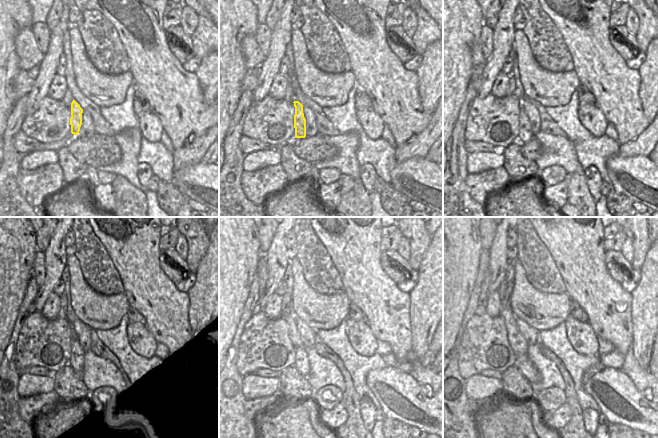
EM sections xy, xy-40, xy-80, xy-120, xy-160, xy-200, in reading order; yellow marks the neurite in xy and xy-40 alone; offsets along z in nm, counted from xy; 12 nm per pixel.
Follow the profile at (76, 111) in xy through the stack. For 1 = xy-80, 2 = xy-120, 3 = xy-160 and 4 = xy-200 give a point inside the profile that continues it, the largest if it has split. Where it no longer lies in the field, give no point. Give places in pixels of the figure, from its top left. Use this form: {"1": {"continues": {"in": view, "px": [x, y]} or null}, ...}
{"1": {"continues": {"in": "xy-80", "px": [525, 134]}}, "2": {"continues": {"in": "xy-120", "px": [77, 354]}}, "3": {"continues": {"in": "xy-160", "px": [301, 364]}}, "4": {"continues": {"in": "xy-200", "px": [525, 365]}}}

